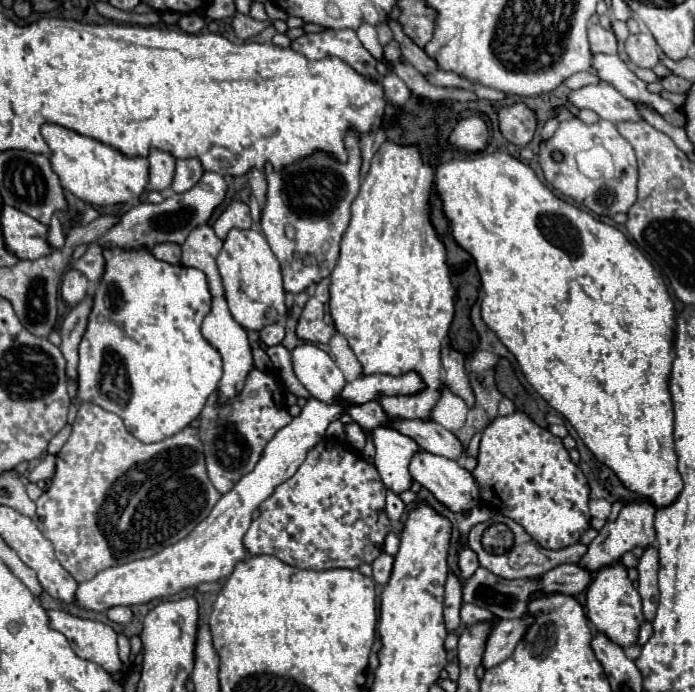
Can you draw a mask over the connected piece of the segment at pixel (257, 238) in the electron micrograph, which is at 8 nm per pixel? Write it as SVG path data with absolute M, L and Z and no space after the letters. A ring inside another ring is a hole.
M232 229L228 233L218 255L218 271L224 281L230 313L244 329L260 331L286 317L286 291L282 287L280 263L258 229Z

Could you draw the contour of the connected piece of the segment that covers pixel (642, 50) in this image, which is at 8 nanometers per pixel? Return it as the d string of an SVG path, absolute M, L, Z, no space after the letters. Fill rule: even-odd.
M650 33L630 35L626 39L626 53L630 61L642 69L652 69L660 63L660 49Z

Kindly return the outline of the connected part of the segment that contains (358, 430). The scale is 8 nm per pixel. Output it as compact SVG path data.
M346 423L346 425L344 425L344 431L346 431L346 441L348 441L354 449L362 451L362 449L364 449L364 443L366 443L366 431L364 431L358 423Z

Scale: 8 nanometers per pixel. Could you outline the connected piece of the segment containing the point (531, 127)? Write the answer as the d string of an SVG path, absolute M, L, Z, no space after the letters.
M512 103L508 107L498 109L500 133L518 147L526 147L538 127L536 111L530 109L526 103Z

